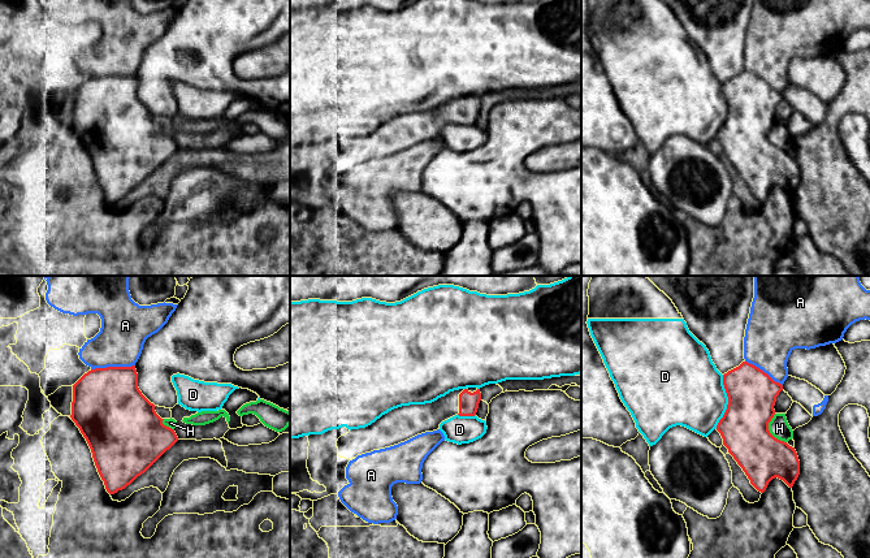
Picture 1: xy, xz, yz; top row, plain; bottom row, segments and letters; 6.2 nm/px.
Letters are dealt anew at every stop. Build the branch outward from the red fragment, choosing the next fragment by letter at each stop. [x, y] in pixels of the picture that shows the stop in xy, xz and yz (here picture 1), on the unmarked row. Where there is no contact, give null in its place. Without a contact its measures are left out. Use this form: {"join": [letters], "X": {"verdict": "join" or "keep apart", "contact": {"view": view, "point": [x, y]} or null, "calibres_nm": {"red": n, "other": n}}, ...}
{"join": [], "A": {"verdict": "keep apart", "contact": {"view": "xy", "point": [112, 76]}, "calibres_nm": {"red": 440, "other": 300}}, "D": {"verdict": "keep apart", "contact": {"view": "yz", "point": [728, 111]}, "calibres_nm": {"red": 300, "other": 420}}, "H": {"verdict": "keep apart", "contact": {"view": "yz", "point": [769, 139]}, "calibres_nm": {"red": 300, "other": 120}}}

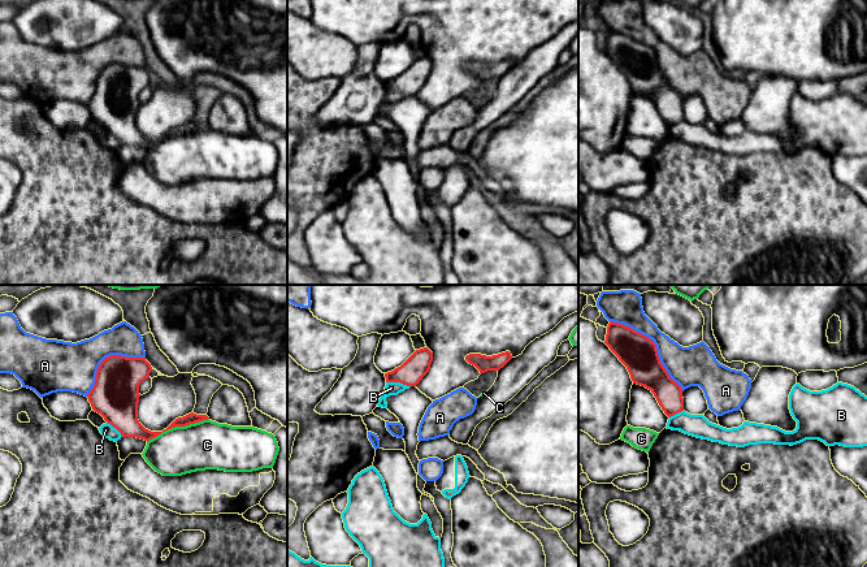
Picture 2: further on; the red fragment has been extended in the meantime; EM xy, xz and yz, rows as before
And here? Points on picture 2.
{"join": [], "A": {"verdict": "keep apart", "contact": {"view": "yz", "point": [655, 53]}, "calibres_nm": {"red": 220, "other": 240}}, "B": {"verdict": "keep apart", "contact": {"view": "xz", "point": [398, 90]}, "calibres_nm": {"red": 160, "other": 80}}, "C": {"verdict": "keep apart", "contact": {"view": "xy", "point": [177, 134]}, "calibres_nm": {"red": 90, "other": 300}}}

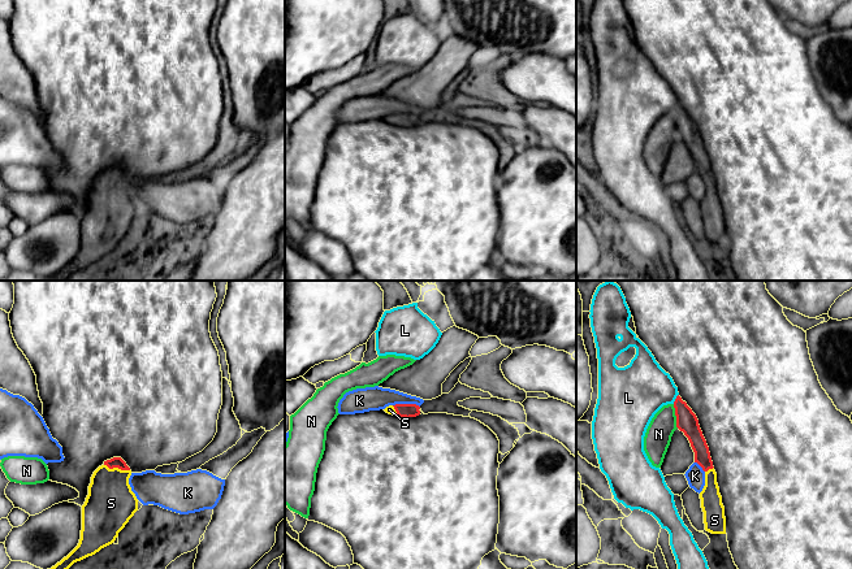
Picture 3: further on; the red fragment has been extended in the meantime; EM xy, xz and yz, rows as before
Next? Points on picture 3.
{"join": ["S"], "K": {"verdict": "keep apart", "contact": {"view": "xz", "point": [406, 113]}, "calibres_nm": {"red": 90, "other": 150}}, "L": {"verdict": "keep apart", "contact": {"view": "yz", "point": [675, 108]}, "calibres_nm": {"red": 130, "other": 360}}, "N": {"verdict": "keep apart", "contact": {"view": "yz", "point": [675, 124]}, "calibres_nm": {"red": 130, "other": 160}}, "S": {"verdict": "join", "contact": {"view": "xy", "point": [117, 176]}, "calibres_nm": {"red": 70, "other": 300}}}

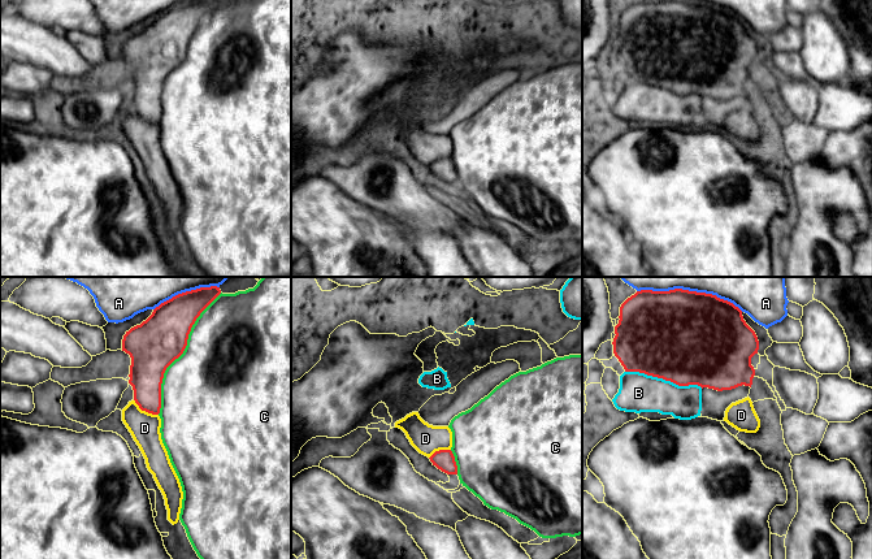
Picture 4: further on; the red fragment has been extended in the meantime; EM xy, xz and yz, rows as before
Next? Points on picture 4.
{"join": [], "A": {"verdict": "keep apart", "contact": {"view": "yz", "point": [719, 7]}, "calibres_nm": {"red": 500, "other": 180}}, "B": {"verdict": "keep apart", "contact": {"view": "yz", "point": [664, 87]}, "calibres_nm": {"red": 500, "other": 240}}, "C": {"verdict": "keep apart", "contact": {"view": "xy", "point": [181, 63]}, "calibres_nm": {"red": 320, "other": 500}}, "D": {"verdict": "keep apart", "contact": {"view": "xy", "point": [144, 118]}, "calibres_nm": {"red": 220, "other": 190}}}

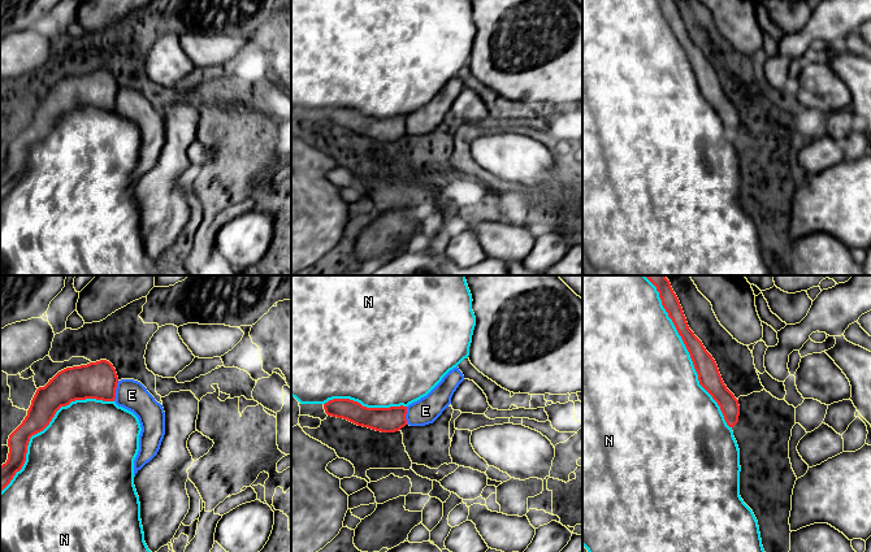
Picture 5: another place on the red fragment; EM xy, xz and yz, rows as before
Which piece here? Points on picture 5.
{"join": [], "E": {"verdict": "keep apart", "contact": {"view": "xy", "point": [115, 100]}, "calibres_nm": {"red": 220, "other": 190}}, "N": {"verdict": "keep apart", "contact": {"view": "xy", "point": [46, 135]}, "calibres_nm": {"red": 190, "other": 500}}}

